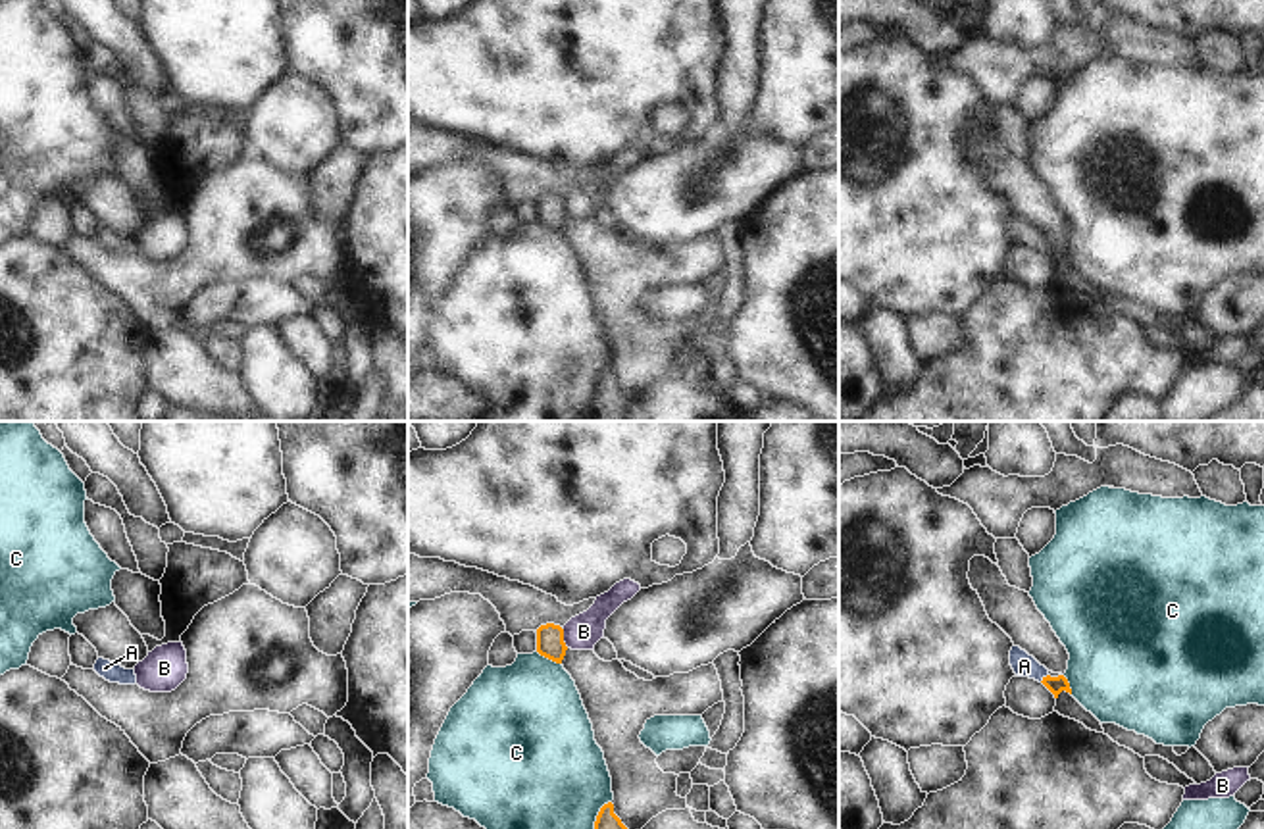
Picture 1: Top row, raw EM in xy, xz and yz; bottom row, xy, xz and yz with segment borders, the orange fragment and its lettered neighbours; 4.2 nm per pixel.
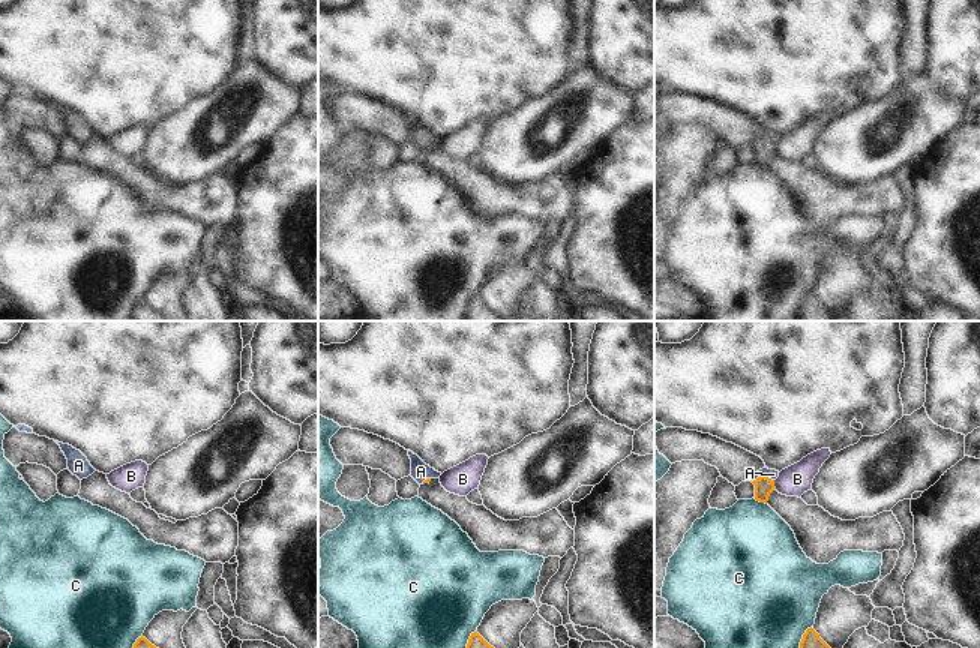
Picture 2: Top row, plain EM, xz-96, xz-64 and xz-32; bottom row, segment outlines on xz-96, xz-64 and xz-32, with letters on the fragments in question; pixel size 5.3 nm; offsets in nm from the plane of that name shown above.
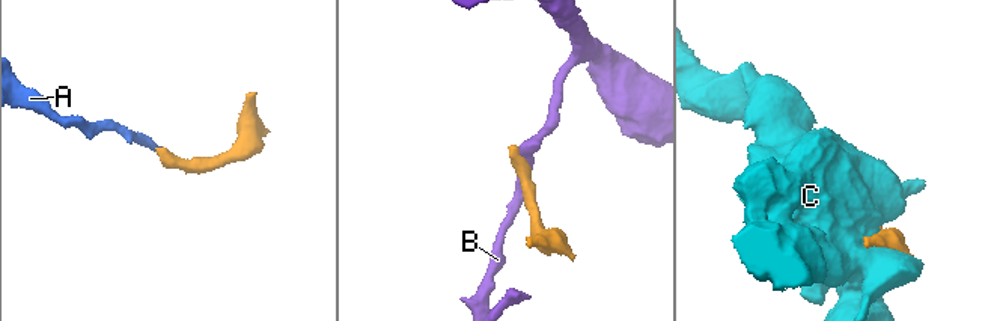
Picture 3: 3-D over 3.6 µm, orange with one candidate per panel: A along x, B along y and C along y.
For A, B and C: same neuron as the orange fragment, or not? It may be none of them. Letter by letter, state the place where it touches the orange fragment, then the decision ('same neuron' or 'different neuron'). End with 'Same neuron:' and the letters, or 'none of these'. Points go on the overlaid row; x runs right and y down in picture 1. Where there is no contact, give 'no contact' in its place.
A: yz (1043, 678) | same neuron
B: xz (562, 639) | different neuron
C: xz (599, 814) | different neuron
Same neuron: A

